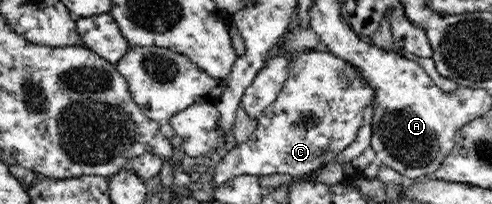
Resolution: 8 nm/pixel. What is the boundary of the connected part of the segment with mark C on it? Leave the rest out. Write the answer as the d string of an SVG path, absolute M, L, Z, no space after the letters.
M316 50L294 55L289 65L289 75L284 82L283 90L278 94L277 100L266 106L262 115L256 118L257 127L253 133L245 141L237 142L234 149L215 165L213 183L216 187L237 175L287 173L293 179L309 176L315 170L324 168L337 154L345 150L345 147L355 141L357 131L363 125L363 111L367 105L373 103L376 96L376 89L363 76L363 72L346 59L330 52L322 53Z

